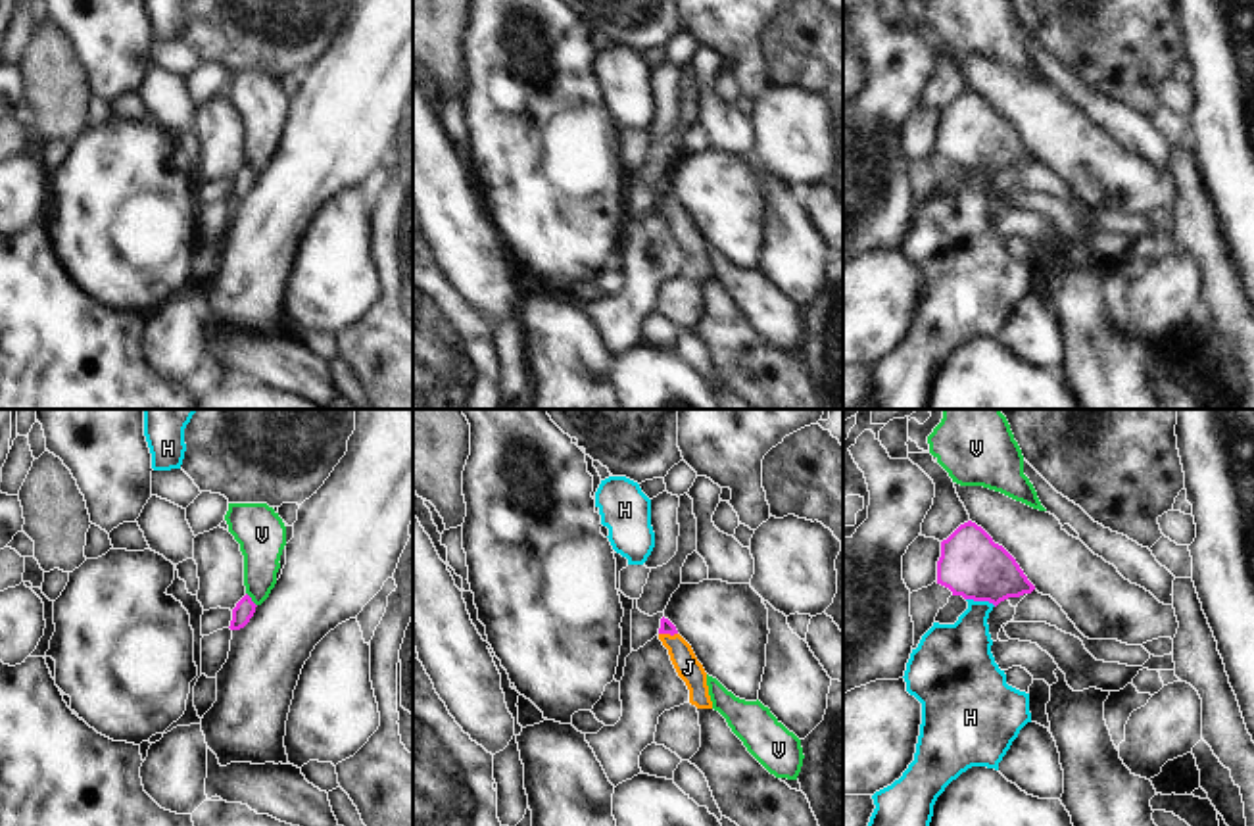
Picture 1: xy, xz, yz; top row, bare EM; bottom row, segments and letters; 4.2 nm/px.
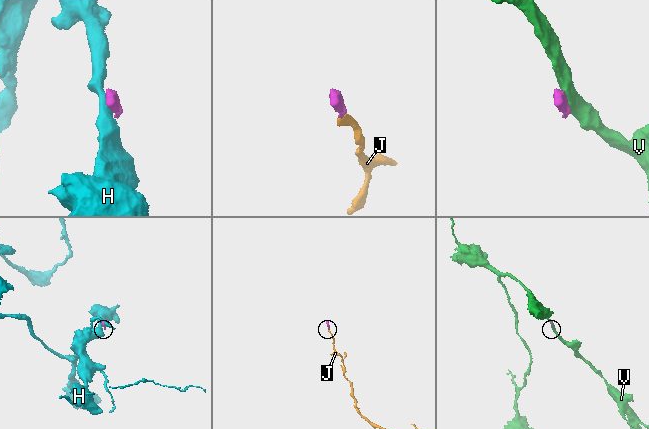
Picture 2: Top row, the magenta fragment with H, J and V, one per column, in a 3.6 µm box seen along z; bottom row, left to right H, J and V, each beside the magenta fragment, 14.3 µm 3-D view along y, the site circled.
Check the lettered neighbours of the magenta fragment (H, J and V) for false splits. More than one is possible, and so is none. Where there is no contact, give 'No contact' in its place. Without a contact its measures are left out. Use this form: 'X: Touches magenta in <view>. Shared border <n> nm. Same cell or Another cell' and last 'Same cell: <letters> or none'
H: Touches magenta in yz. Shared border 130 nm. Another cell
J: Touches magenta in xz. Shared border 80 nm. Same cell
V: Touches magenta in xy. Shared border 80 nm. Another cell
Same cell: J

